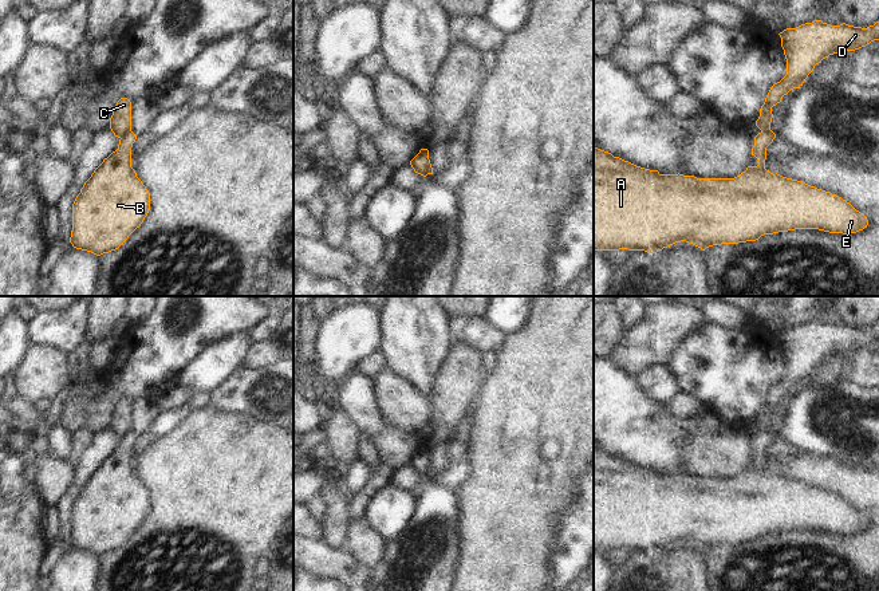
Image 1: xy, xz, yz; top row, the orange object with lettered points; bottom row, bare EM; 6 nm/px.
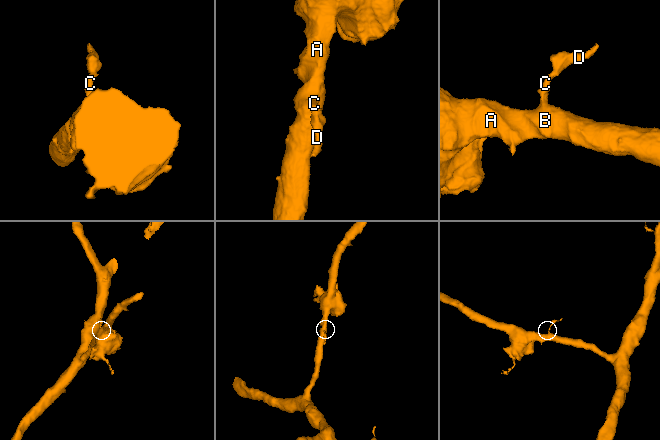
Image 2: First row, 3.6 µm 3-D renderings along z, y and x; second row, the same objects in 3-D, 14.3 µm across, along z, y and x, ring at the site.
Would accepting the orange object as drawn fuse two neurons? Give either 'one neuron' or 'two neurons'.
two neurons

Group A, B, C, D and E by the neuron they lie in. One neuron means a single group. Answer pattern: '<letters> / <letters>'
A B E / C D

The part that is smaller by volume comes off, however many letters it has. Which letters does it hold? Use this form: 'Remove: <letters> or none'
Remove: C, D.

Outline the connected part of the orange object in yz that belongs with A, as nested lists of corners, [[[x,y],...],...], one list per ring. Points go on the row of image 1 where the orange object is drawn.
[[[772,130],[758,133],[752,147],[758,165],[734,178],[661,174],[594,146],[594,251],[657,253],[681,241],[705,251],[795,229],[851,235],[867,228],[867,217],[841,197],[766,170],[766,147],[774,138]]]

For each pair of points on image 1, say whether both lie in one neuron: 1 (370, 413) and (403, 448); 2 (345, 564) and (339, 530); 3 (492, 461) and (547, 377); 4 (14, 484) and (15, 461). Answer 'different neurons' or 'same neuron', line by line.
1: same neuron
2: different neurons
3: same neuron
4: same neuron

